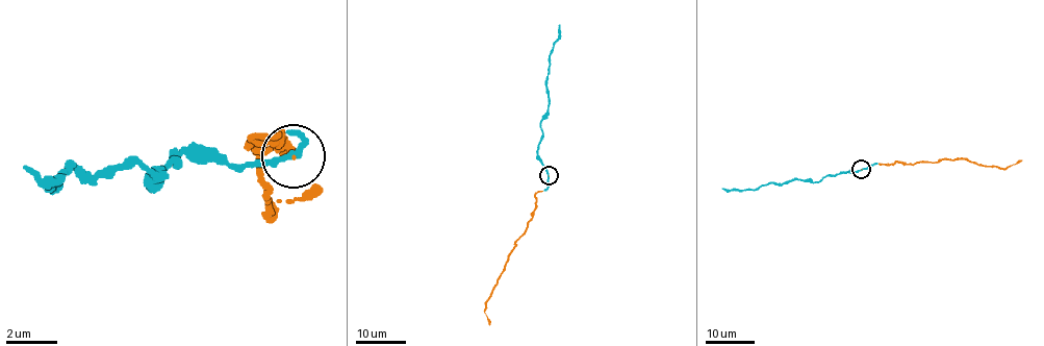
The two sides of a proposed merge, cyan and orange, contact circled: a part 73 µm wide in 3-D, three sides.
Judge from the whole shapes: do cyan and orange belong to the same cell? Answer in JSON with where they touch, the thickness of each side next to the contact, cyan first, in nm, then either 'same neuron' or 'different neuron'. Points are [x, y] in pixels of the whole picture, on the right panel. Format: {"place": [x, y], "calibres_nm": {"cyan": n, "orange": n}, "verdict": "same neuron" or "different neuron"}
{"place": [861, 169], "calibres_nm": {"cyan": 200, "orange": 30}, "verdict": "same neuron"}

